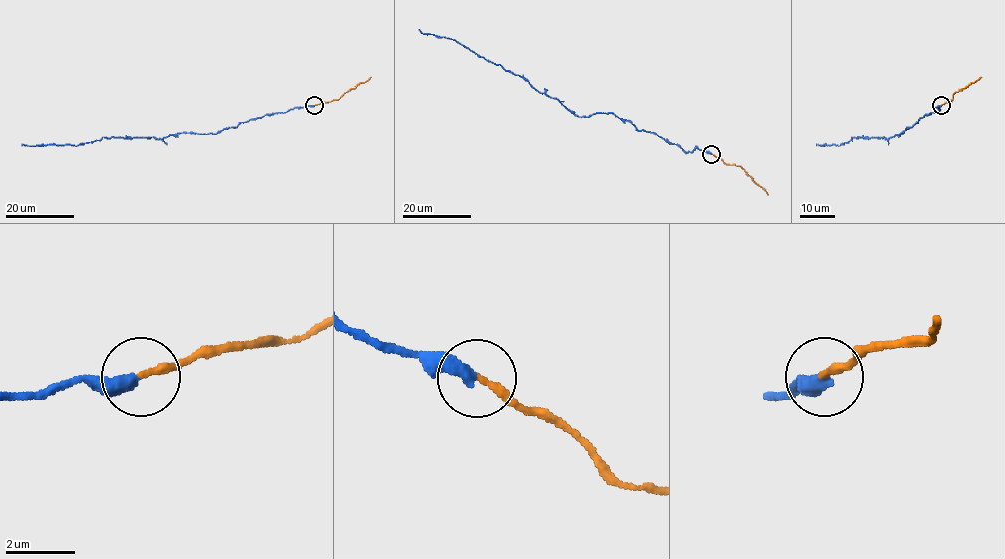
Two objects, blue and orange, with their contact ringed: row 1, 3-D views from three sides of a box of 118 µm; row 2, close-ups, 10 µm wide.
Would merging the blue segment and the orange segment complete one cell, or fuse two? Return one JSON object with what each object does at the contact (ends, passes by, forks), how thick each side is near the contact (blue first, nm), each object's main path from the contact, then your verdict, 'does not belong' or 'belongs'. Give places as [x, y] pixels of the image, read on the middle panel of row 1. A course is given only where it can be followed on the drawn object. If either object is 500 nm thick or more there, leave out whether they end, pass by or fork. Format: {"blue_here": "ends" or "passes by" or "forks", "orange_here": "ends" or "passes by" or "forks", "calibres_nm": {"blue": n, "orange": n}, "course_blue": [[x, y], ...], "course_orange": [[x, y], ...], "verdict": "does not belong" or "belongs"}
{"blue_here": "ends", "orange_here": "ends", "calibres_nm": {"blue": 380, "orange": 220}, "course_blue": [[711, 153], [685, 152], [612, 113], [575, 116], [500, 65], [455, 40], [419, 29]], "course_orange": [[711, 153], [726, 164], [739, 165], [768, 195]], "verdict": "belongs"}

